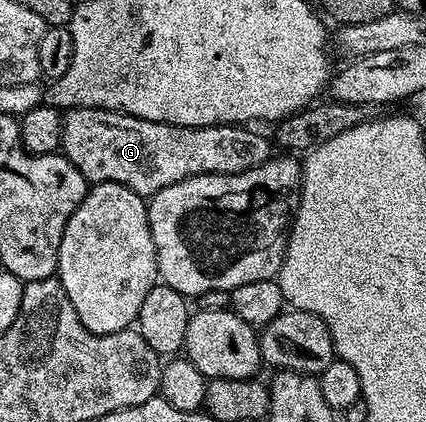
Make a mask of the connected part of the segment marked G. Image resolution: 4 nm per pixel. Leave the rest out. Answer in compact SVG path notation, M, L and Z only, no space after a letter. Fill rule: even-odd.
M76 108L65 111L62 119L61 153L76 167L87 183L115 182L132 188L132 192L152 196L180 180L188 180L201 174L239 174L256 168L272 157L272 142L269 137L257 134L257 129L246 124L228 126L173 126L152 120L140 120L118 110Z

